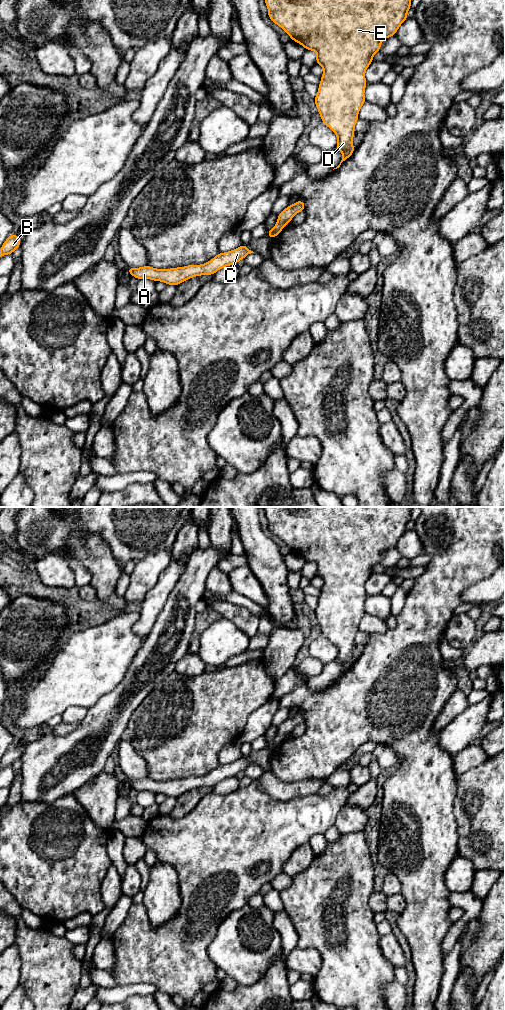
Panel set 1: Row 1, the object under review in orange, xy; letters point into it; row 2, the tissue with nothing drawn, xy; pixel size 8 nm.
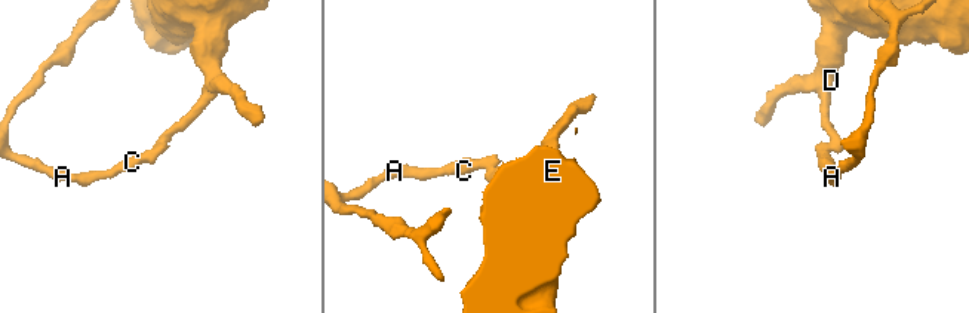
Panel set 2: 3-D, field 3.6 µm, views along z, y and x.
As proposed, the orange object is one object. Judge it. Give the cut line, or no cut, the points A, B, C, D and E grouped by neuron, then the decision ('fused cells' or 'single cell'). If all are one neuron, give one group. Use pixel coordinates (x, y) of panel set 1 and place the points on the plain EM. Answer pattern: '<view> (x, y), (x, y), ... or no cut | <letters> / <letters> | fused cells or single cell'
xy (268, 745), (272, 750) | A B C / D E | fused cells

